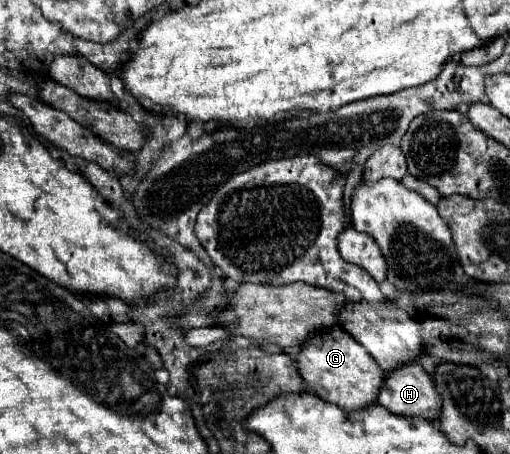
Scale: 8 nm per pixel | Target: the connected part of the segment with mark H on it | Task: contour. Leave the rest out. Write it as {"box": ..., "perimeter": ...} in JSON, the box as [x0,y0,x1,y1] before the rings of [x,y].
{"box":[377,363,441,421],"perimeter":[[[411,363],[387,375],[377,403],[395,415],[437,421],[441,413],[439,399],[431,375],[419,363]]]}

